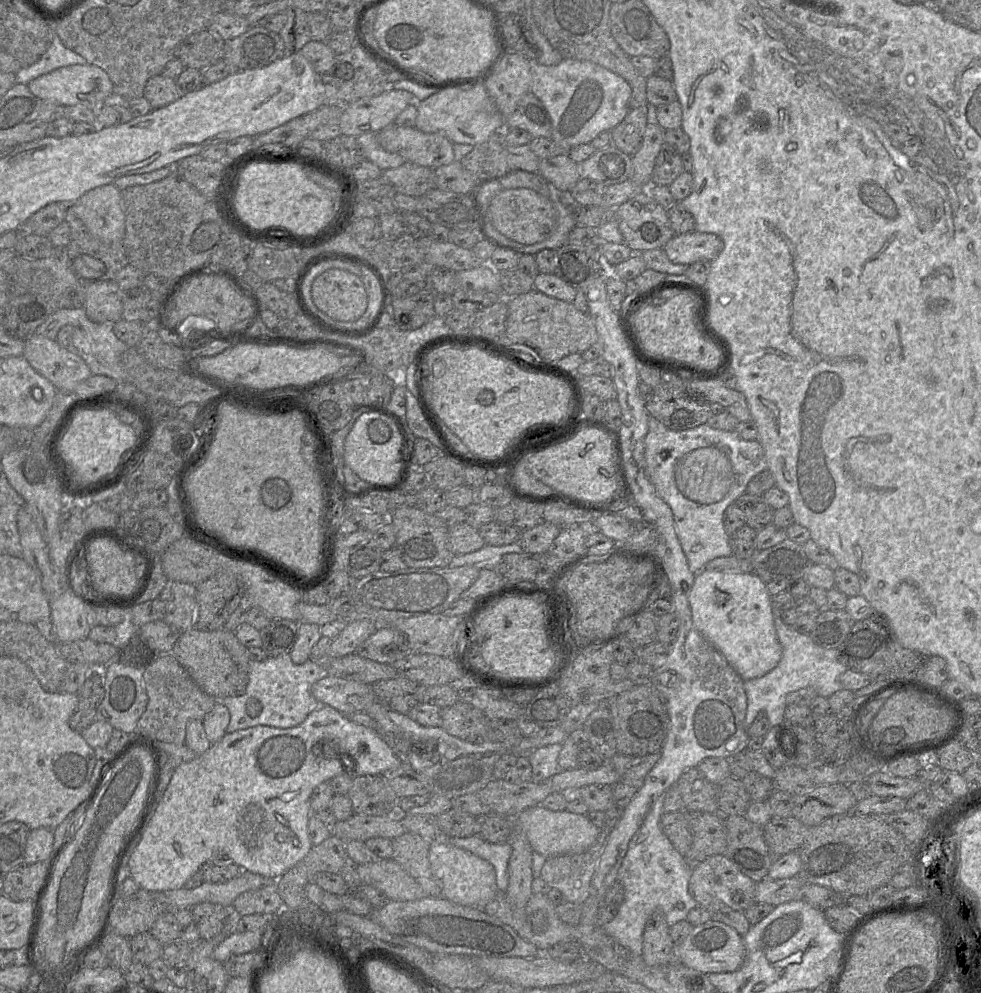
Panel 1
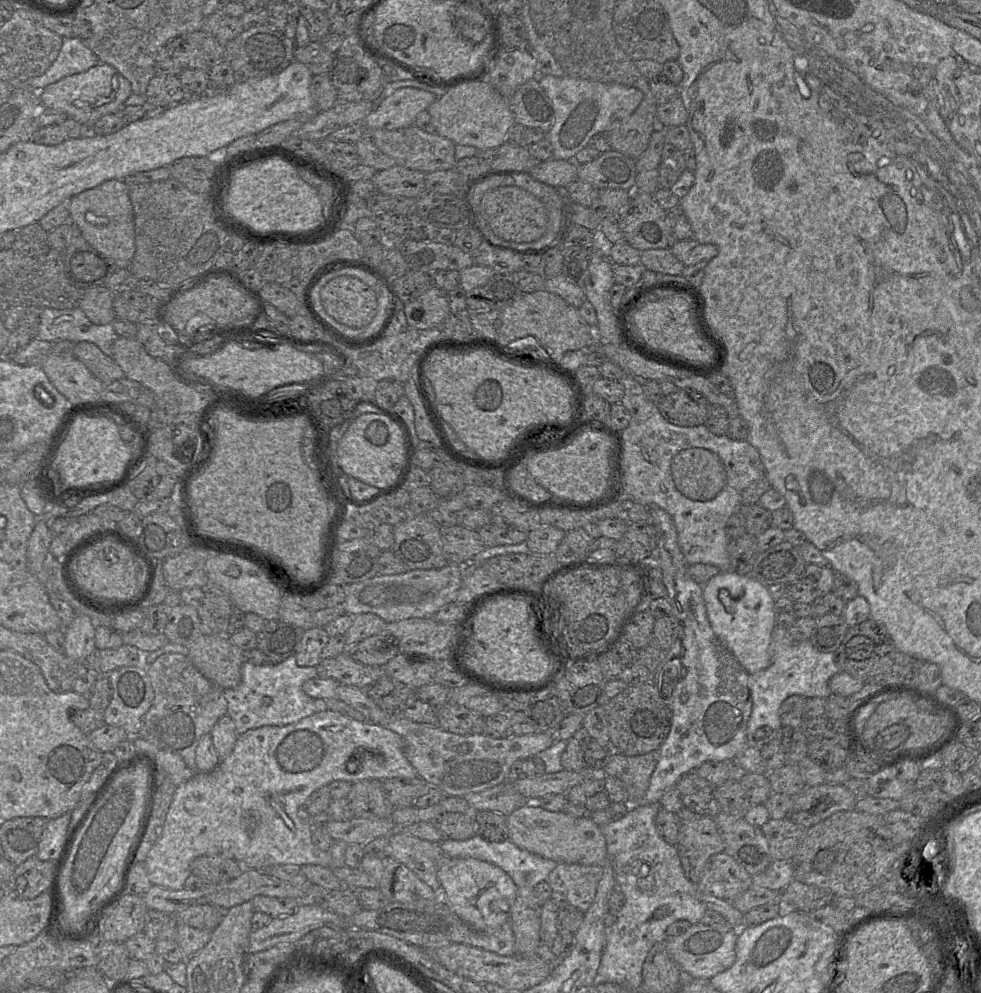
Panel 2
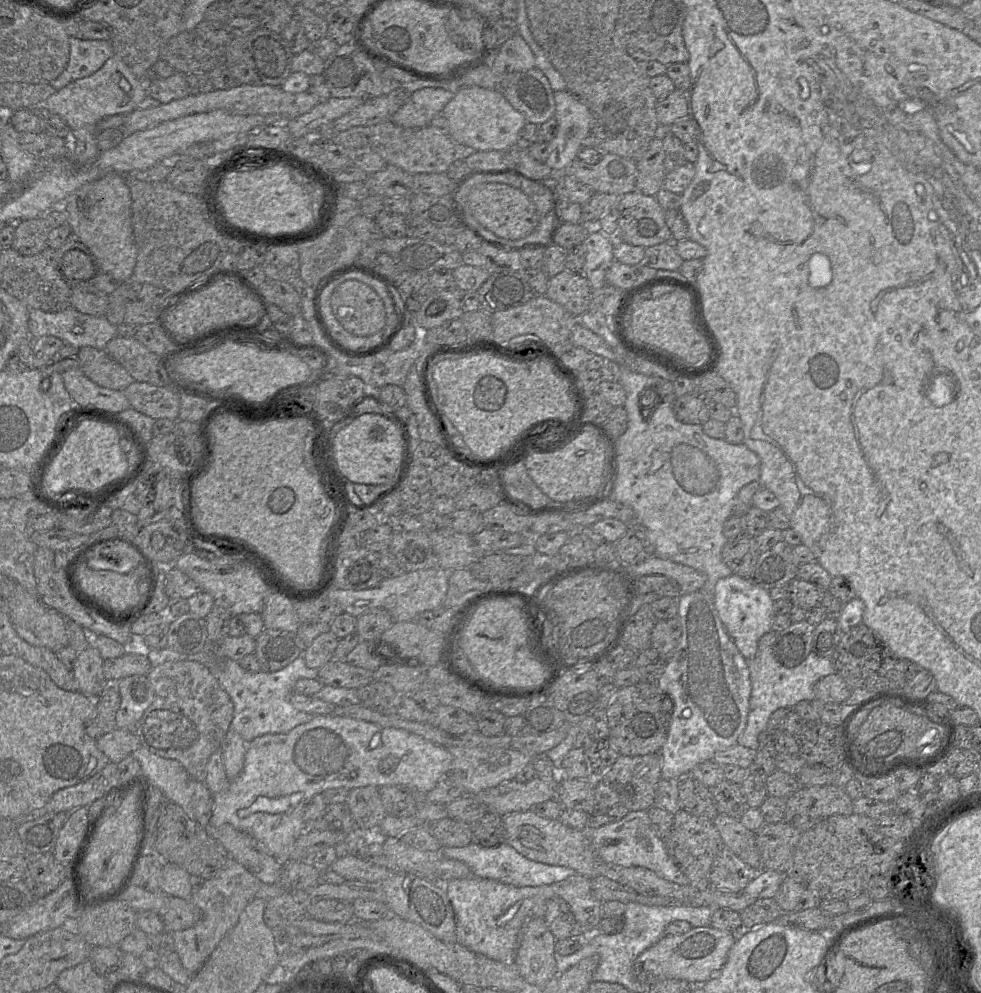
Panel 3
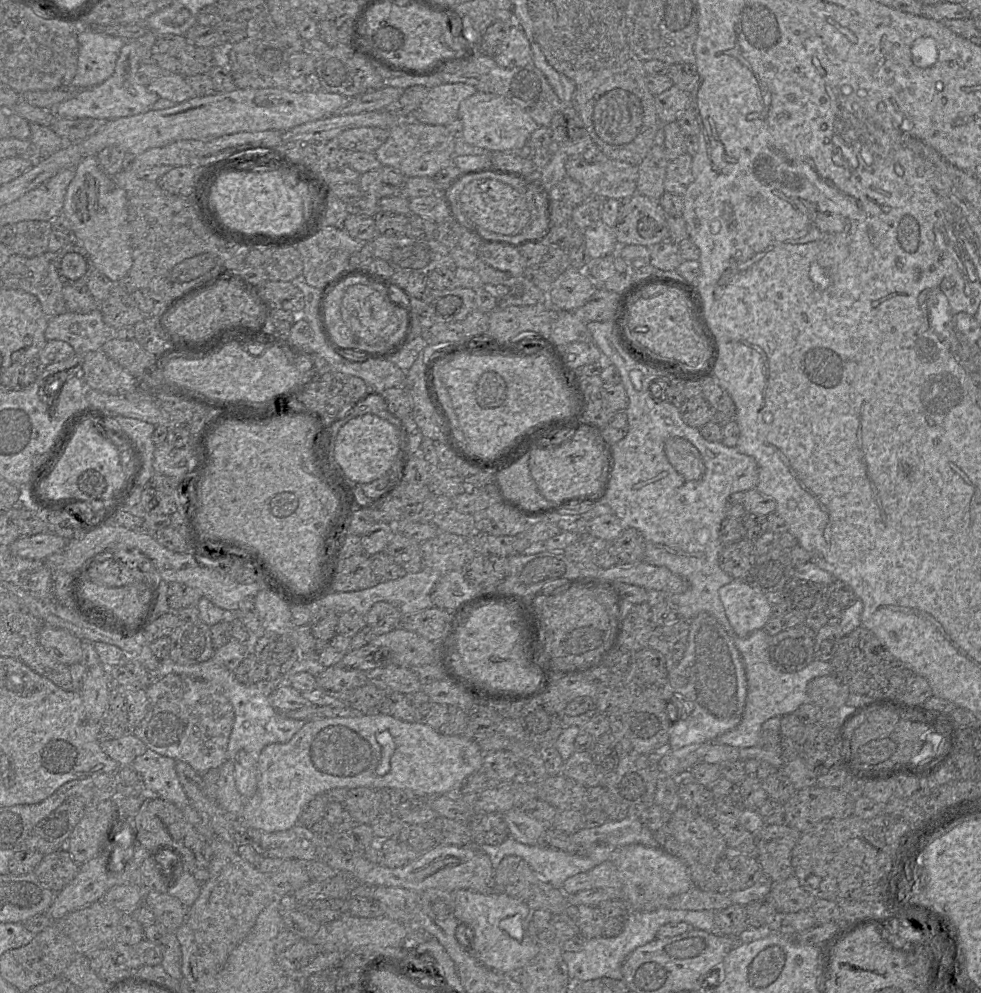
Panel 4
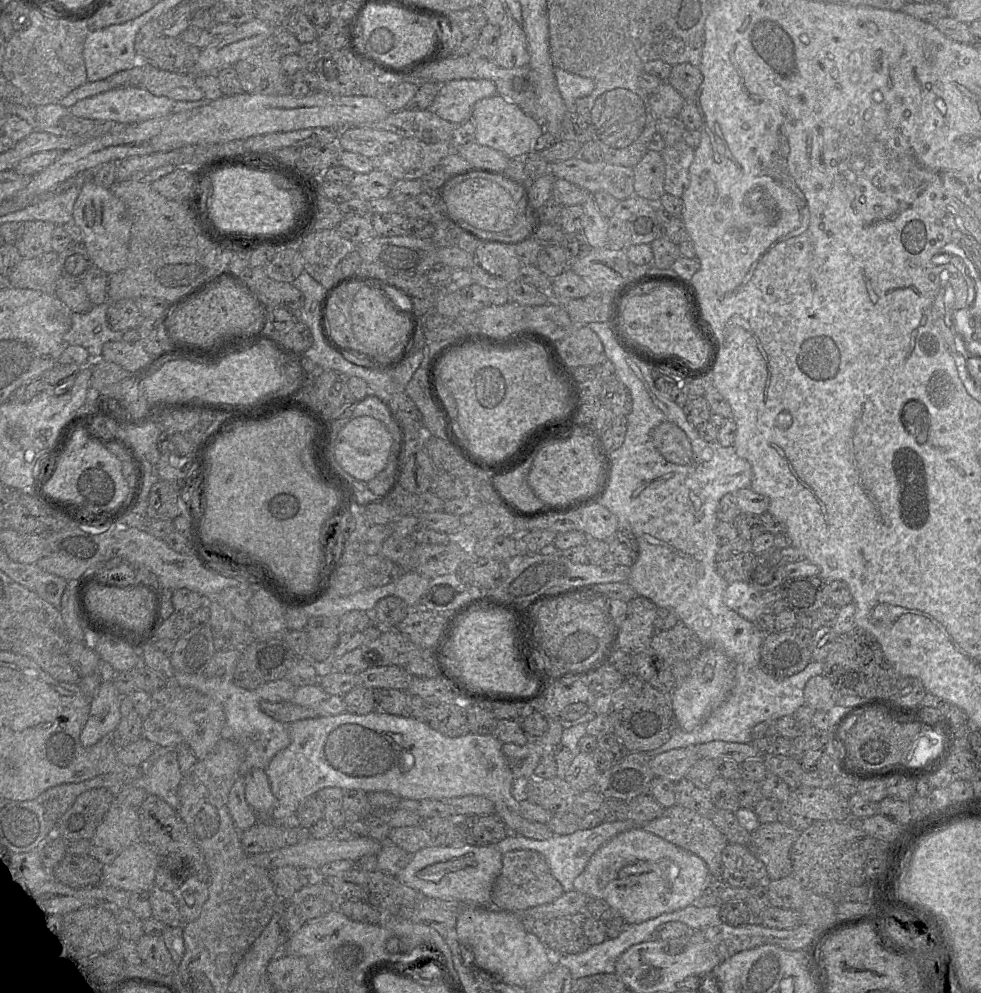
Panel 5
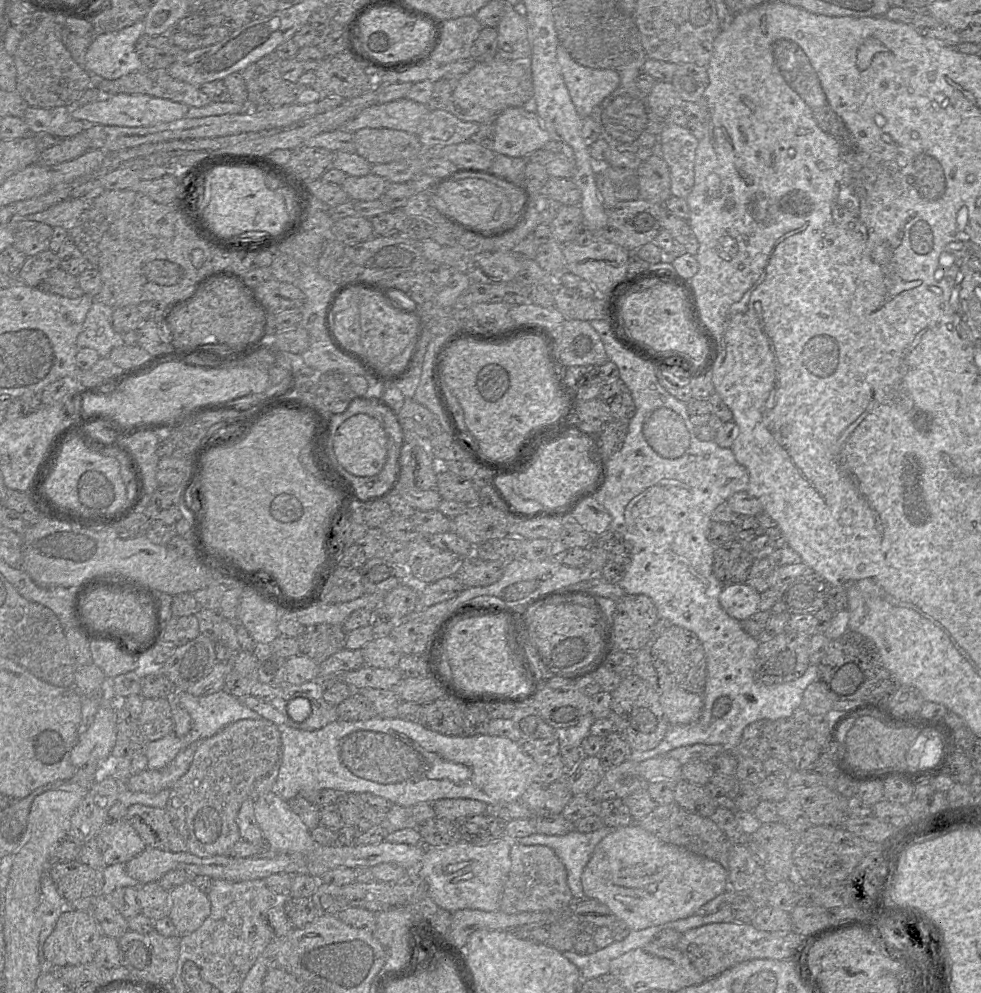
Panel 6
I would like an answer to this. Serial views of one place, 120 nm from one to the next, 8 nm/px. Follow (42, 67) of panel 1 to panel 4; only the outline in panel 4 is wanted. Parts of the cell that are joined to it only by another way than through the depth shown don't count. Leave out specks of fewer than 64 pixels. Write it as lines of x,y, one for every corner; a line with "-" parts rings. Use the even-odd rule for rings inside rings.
80,27
78,42
78,65
71,84
77,87
93,87
113,74
121,49
127,40

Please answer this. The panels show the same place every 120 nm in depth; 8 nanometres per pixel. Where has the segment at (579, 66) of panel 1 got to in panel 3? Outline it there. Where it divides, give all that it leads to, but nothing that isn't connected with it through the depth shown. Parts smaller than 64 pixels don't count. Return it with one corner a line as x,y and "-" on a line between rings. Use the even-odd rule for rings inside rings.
567,89
554,91
553,97
557,134
549,142
550,154
545,163
555,174
560,174
576,159
578,151
582,148
583,139
591,133
591,113
588,108

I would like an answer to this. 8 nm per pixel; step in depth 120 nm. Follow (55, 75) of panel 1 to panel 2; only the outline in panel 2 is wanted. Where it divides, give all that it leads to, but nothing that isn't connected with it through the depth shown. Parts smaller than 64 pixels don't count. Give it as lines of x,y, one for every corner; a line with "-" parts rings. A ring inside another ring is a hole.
98,63
90,69
66,76
37,93
42,108
63,112
88,129
102,116
119,113
132,94
130,82
113,66

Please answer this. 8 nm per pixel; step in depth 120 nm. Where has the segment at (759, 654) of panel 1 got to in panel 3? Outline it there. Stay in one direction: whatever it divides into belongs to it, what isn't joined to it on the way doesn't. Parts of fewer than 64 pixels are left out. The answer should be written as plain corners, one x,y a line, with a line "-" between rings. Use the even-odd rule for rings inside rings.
732,574
717,581
713,603
739,652
746,660
752,659
756,655
760,638
772,630
774,601
769,590
752,583
748,578

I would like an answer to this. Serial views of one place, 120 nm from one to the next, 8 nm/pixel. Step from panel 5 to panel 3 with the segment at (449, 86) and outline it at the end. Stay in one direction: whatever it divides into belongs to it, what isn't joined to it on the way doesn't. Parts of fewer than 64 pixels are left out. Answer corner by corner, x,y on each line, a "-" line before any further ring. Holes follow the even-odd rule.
425,87
410,93
403,105
392,115
395,124
405,128
430,125
432,119
441,114
456,90

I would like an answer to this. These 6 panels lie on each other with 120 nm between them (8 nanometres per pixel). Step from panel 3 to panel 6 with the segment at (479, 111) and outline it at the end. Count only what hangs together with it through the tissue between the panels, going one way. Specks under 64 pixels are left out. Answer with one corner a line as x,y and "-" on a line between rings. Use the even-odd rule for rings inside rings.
531,106
507,108
494,120
495,154
523,158
542,149
549,140
549,133

